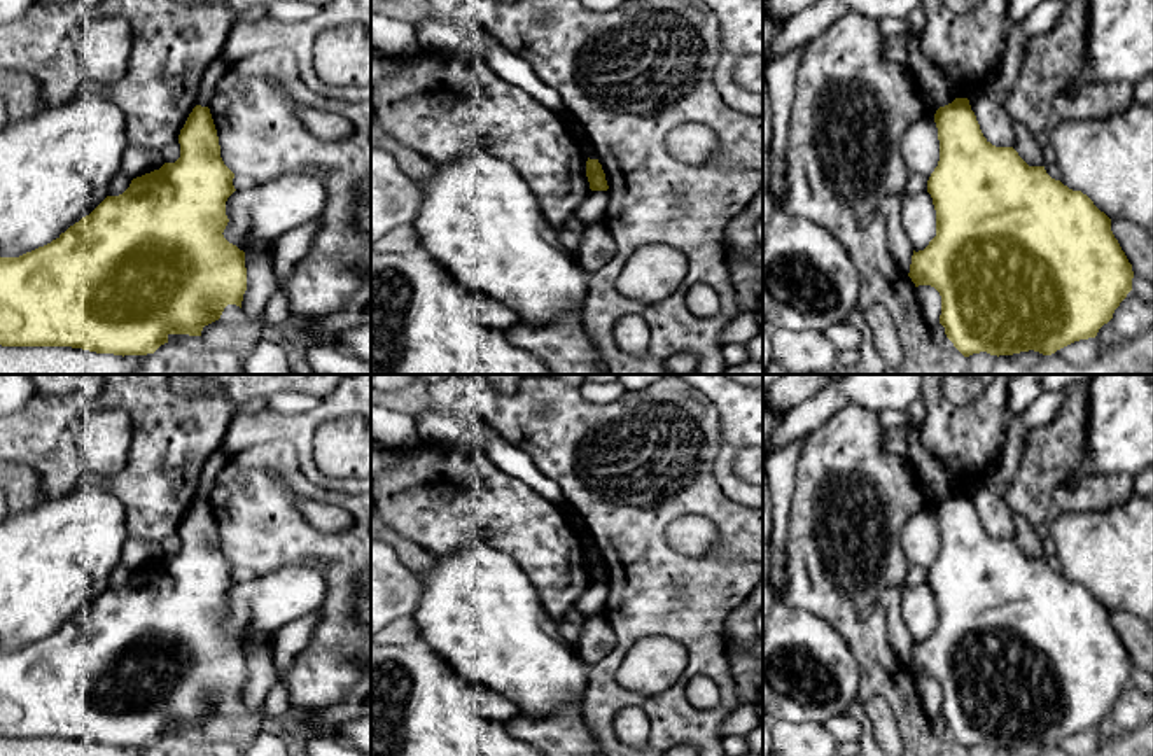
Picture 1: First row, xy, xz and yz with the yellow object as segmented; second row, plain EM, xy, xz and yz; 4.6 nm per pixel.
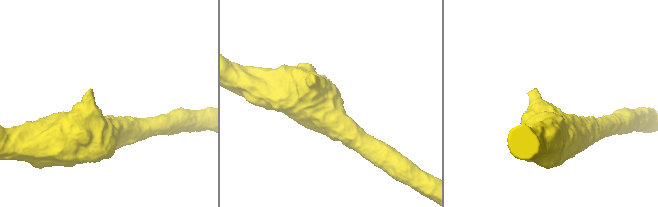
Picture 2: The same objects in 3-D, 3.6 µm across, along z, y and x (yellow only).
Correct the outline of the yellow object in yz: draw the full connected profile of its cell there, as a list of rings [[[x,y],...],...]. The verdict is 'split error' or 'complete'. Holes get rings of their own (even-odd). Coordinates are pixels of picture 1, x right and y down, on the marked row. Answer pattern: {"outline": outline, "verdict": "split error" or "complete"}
{"outline": [[[955,98],[934,114],[940,161],[927,180],[936,210],[936,236],[912,256],[908,276],[941,296],[940,324],[964,355],[1013,355],[1057,350],[1095,338],[1132,290],[1132,264],[1111,231],[1111,219],[1081,191],[1052,178],[1045,166],[1029,166],[1013,147],[996,147],[982,133],[968,98]]], "verdict": "complete"}

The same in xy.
{"outline": [[[196,105],[178,135],[180,158],[164,163],[159,170],[131,180],[129,187],[119,196],[107,196],[89,215],[70,226],[51,243],[26,252],[19,257],[0,257],[0,345],[2,346],[72,346],[96,354],[114,355],[147,355],[168,343],[170,334],[201,336],[205,326],[220,318],[227,304],[241,308],[247,290],[245,252],[224,238],[229,222],[226,201],[236,191],[234,173],[220,158],[217,130],[208,107]]], "verdict": "complete"}

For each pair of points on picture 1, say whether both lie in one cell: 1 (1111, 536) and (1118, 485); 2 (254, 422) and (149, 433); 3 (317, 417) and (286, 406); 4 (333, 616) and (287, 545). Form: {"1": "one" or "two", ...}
{"1": "two", "2": "two", "3": "two", "4": "one"}

